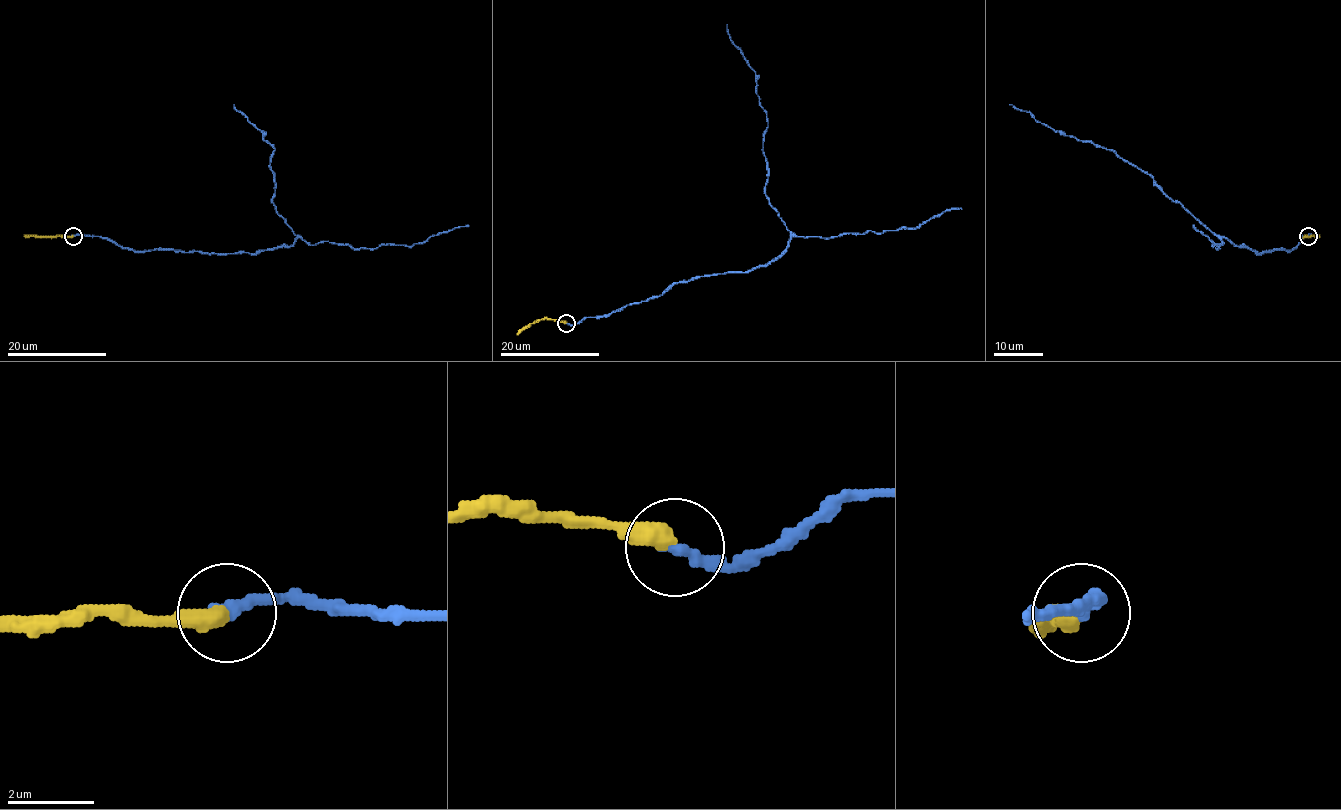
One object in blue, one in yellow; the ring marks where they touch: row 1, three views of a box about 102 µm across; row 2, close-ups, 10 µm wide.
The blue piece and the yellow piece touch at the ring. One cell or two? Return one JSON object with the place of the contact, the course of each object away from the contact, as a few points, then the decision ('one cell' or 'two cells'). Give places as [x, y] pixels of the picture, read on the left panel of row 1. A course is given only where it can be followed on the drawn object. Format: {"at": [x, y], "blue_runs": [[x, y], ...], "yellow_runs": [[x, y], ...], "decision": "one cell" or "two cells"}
{"at": [73, 236], "blue_runs": [[74, 236], [107, 237], [134, 251], [255, 253], [293, 243], [297, 236], [272, 202], [273, 147], [234, 104]], "yellow_runs": [[74, 236], [24, 235]], "decision": "one cell"}

